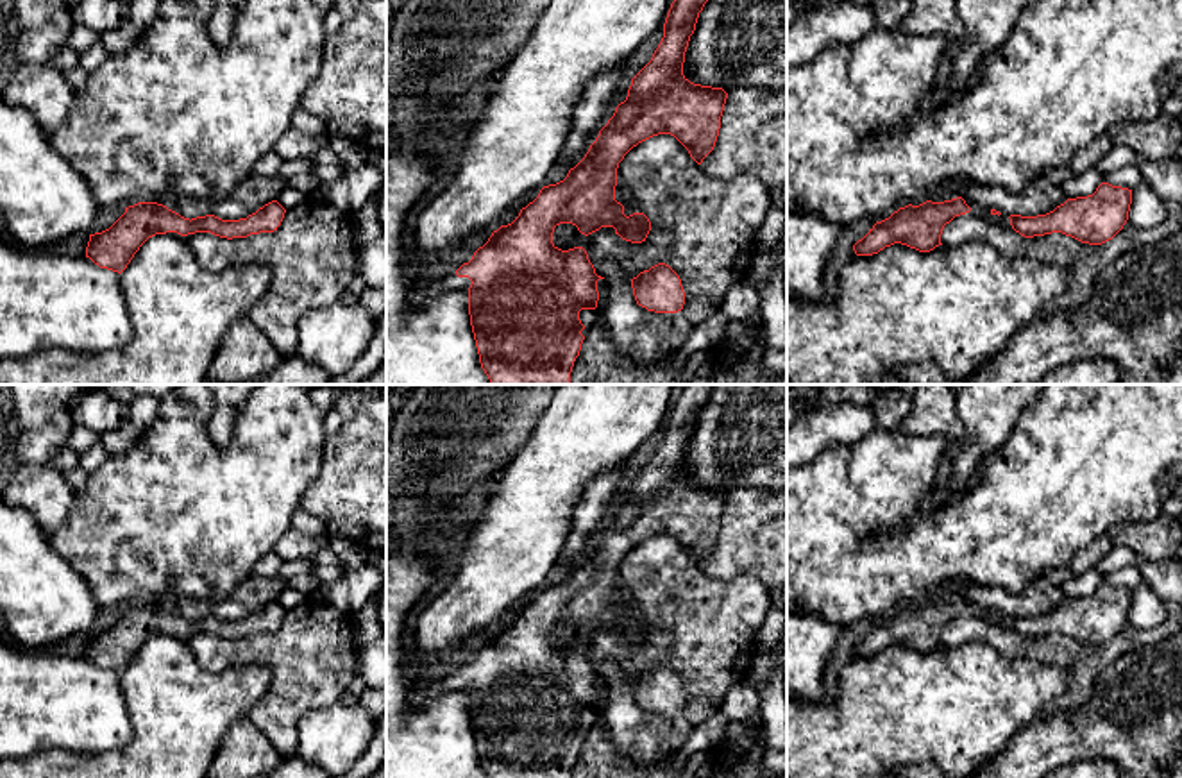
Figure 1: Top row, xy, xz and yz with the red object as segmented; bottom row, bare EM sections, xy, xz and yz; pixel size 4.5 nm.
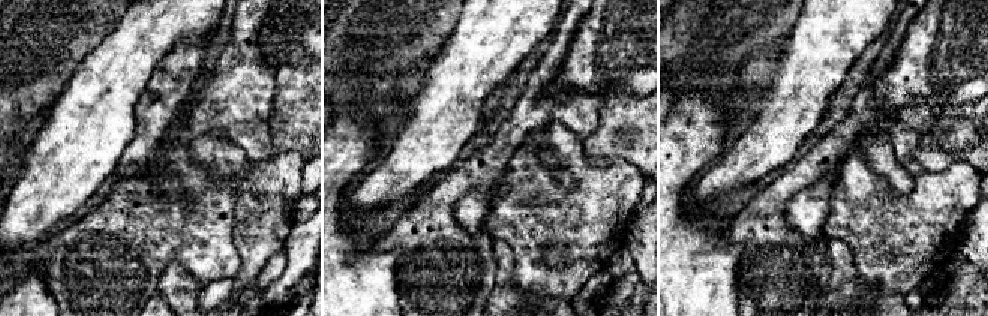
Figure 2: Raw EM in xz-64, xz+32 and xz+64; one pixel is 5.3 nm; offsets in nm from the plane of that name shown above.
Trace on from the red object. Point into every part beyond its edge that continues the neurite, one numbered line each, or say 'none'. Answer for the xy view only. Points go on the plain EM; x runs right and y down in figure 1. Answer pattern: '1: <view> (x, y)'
none

